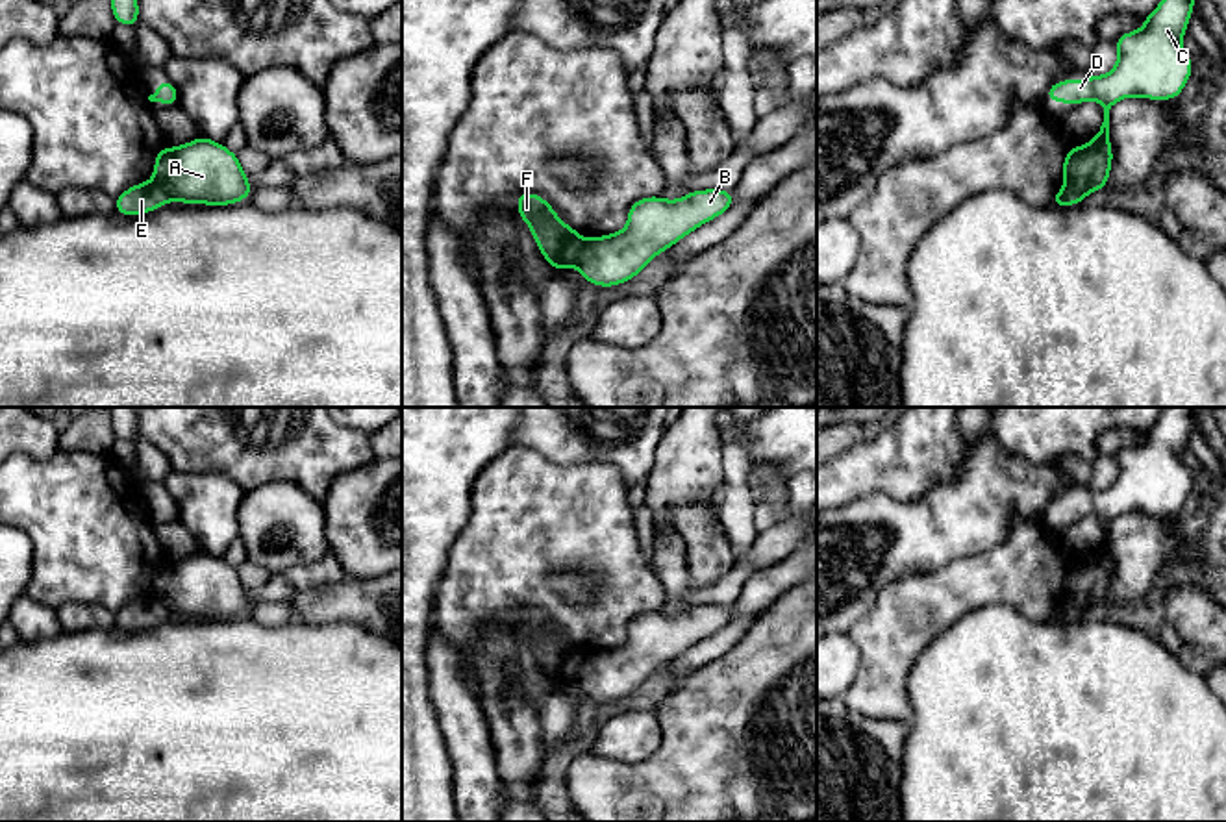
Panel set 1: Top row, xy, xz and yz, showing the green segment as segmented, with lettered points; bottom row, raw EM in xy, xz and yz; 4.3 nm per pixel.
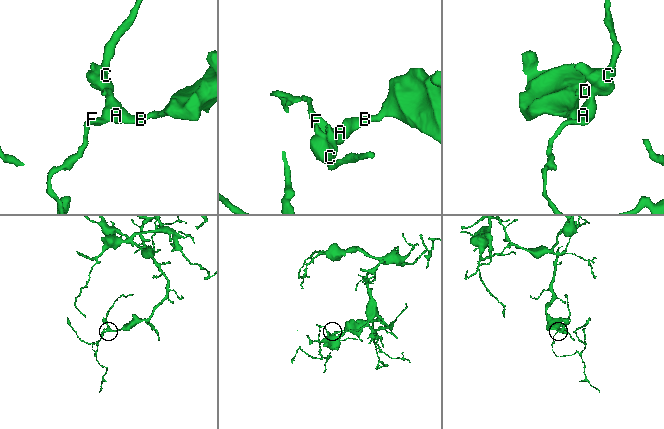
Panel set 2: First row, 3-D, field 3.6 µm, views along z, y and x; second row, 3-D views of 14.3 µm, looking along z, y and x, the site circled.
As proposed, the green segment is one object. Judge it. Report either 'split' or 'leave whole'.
split

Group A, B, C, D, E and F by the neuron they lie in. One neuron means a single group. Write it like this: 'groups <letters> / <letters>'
groups A B C D / E F

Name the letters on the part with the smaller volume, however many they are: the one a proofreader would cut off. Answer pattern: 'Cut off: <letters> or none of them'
Cut off: E, F

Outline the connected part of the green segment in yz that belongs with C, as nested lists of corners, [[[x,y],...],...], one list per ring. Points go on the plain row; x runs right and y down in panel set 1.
[[[1167,407],[1157,422],[1145,431],[1145,441],[1137,446],[1120,448],[1115,454],[1117,480],[1104,491],[1087,491],[1085,494],[1061,494],[1048,502],[1045,517],[1065,517],[1078,520],[1087,515],[1096,515],[1104,522],[1104,537],[1091,557],[1069,563],[1063,572],[1063,598],[1065,605],[1087,611],[1095,605],[1106,604],[1113,578],[1113,563],[1109,557],[1109,524],[1122,513],[1146,515],[1176,515],[1187,494],[1193,489],[1191,470],[1182,461],[1182,452],[1187,448],[1189,433],[1195,424],[1196,407]]]

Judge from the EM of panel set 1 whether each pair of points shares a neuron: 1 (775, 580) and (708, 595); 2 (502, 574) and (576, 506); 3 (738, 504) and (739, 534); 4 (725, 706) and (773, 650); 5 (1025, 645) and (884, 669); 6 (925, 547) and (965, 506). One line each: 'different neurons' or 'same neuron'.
1: different neurons
2: same neuron
3: same neuron
4: same neuron
5: different neurons
6: same neuron

